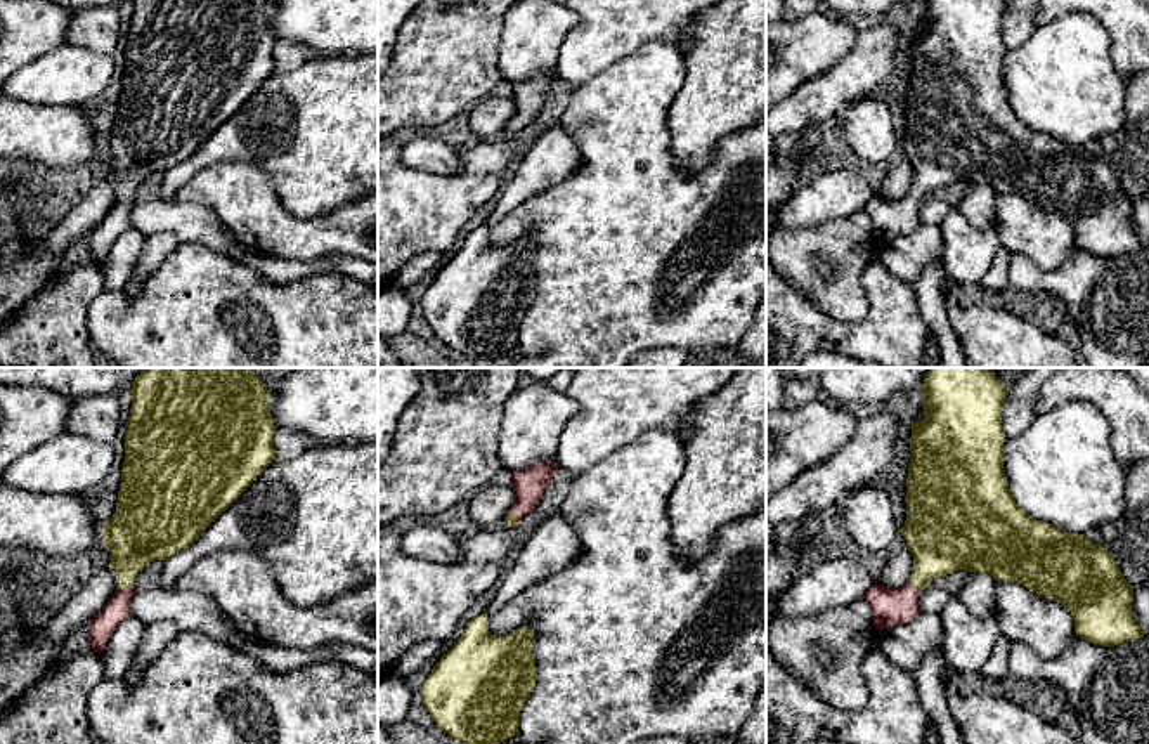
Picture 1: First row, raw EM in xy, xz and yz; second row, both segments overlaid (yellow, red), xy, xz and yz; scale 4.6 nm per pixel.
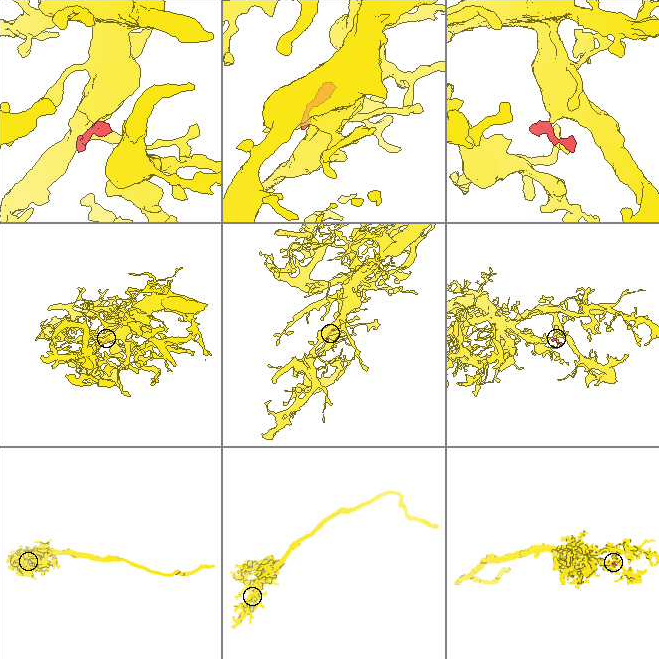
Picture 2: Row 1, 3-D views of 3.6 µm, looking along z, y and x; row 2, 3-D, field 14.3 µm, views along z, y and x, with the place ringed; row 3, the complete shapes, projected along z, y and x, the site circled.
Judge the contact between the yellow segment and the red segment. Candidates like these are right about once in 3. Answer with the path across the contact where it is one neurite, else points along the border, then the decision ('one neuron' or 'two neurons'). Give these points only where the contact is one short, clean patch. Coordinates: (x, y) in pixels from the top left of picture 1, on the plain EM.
way xy (136, 148), (127, 170), (123, 200), (118, 219); one neuron

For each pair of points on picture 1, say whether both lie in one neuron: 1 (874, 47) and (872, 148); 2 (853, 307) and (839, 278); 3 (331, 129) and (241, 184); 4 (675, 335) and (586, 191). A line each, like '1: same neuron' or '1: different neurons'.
1: different neurons
2: same neuron
3: different neurons
4: same neuron

